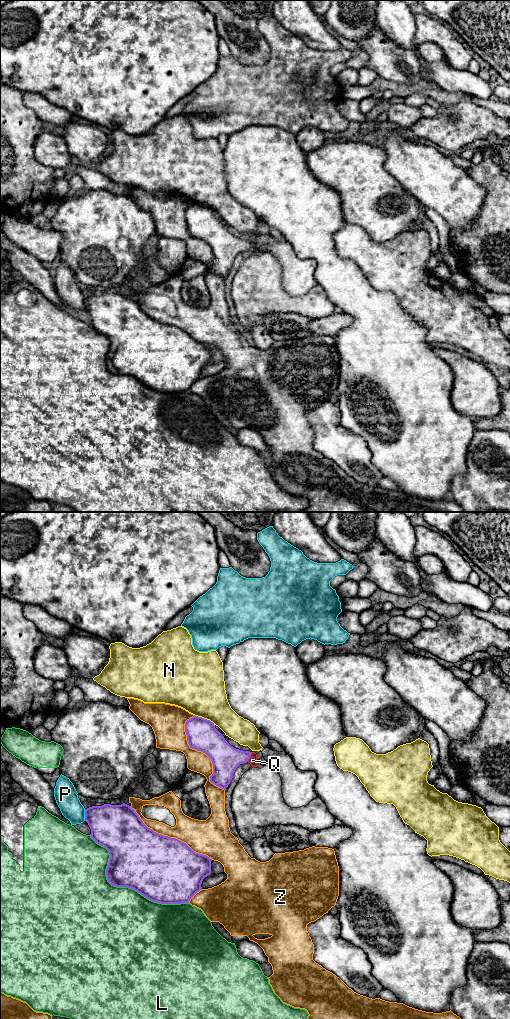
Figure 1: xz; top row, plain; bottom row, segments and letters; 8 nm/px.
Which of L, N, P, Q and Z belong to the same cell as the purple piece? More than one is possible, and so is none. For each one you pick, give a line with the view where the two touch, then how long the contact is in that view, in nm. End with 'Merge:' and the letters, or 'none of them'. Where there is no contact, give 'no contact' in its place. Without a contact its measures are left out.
Q: contact in xz; length 90 nm
Merge: Q

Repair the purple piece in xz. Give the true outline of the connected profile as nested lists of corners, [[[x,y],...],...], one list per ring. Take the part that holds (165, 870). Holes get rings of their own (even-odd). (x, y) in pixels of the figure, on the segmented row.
[[[104,804],[85,809],[85,821],[91,829],[91,838],[109,851],[106,869],[108,882],[116,887],[132,888],[147,899],[161,904],[189,903],[200,890],[205,877],[211,874],[212,859],[194,852],[186,843],[154,832],[148,828],[131,806]]]

